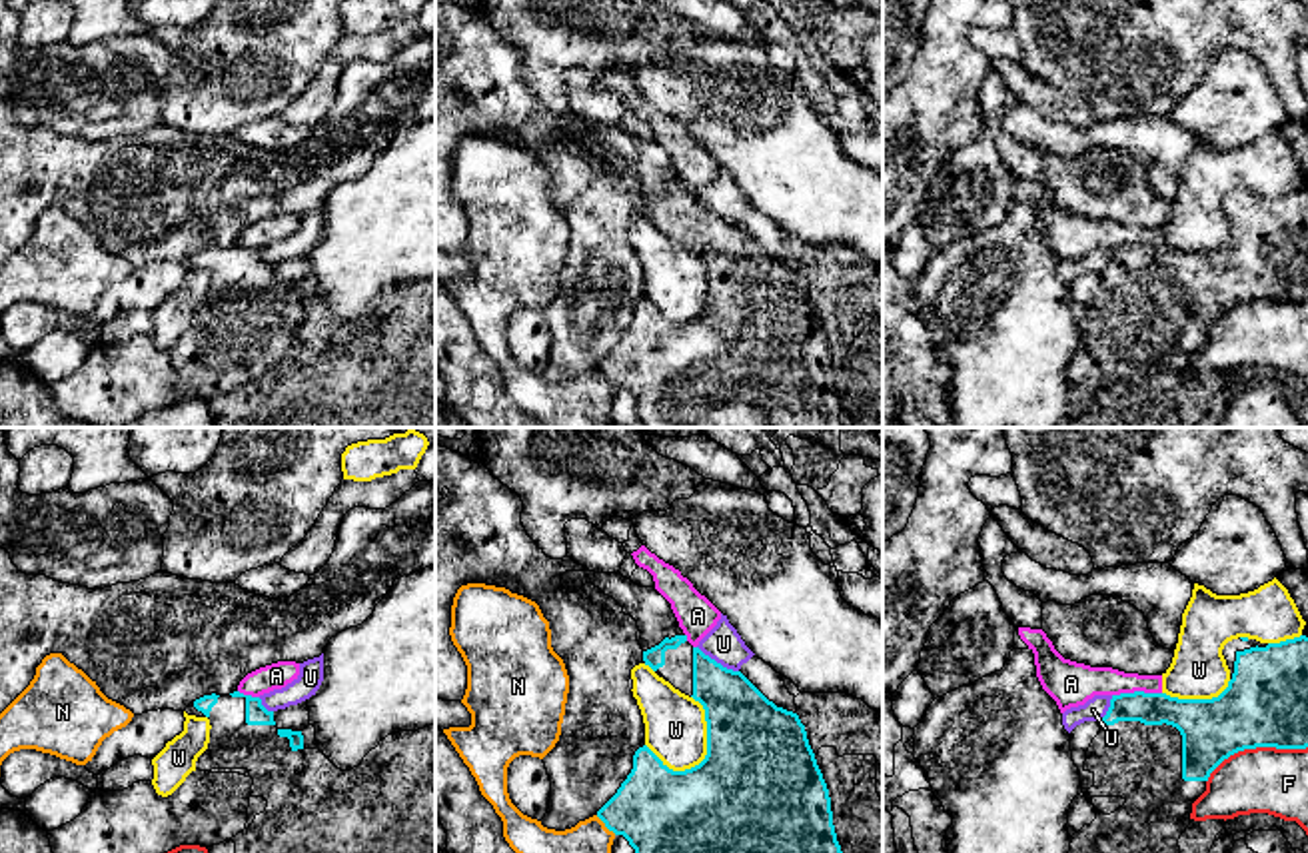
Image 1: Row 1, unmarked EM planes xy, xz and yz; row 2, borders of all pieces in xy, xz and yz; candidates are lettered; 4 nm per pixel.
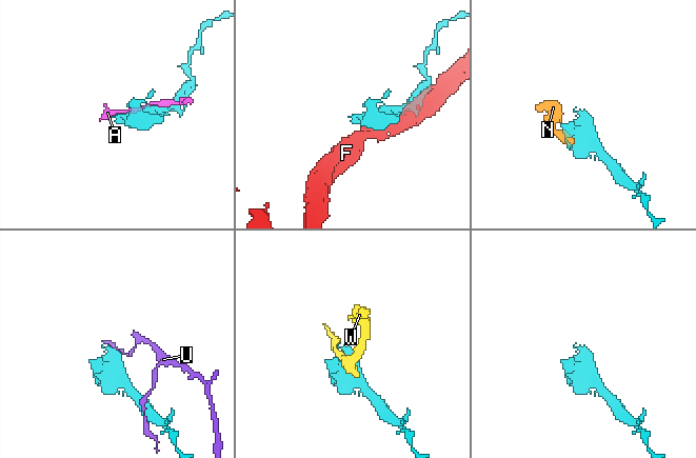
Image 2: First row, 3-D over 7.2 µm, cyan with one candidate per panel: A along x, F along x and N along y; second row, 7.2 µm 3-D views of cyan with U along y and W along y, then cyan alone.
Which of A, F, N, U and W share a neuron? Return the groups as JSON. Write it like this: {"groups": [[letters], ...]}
{"groups": [["A"], ["F"], ["N"], ["U"], ["W"]]}

